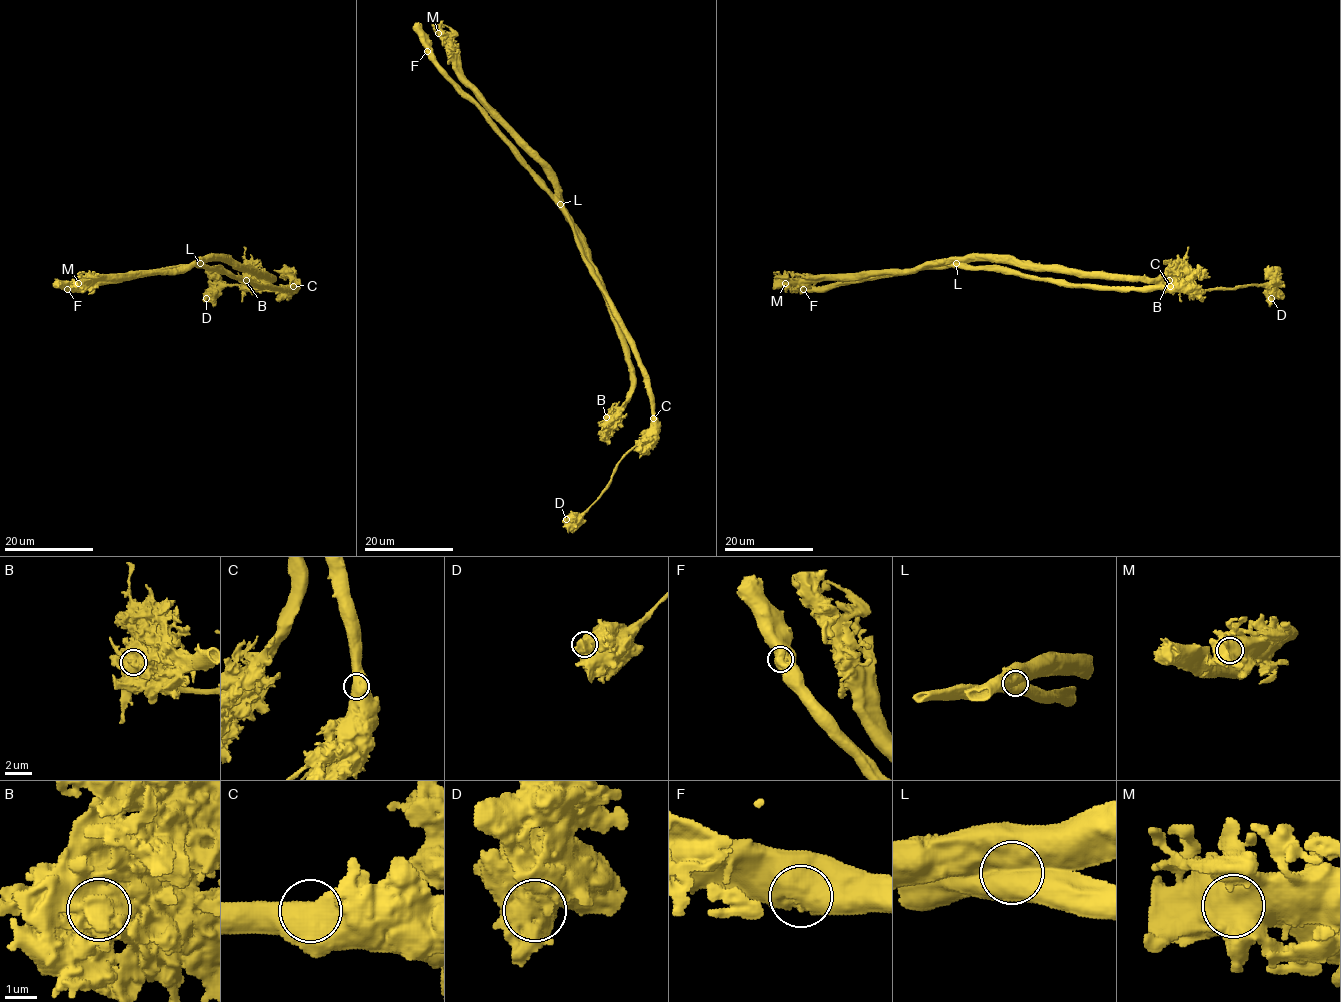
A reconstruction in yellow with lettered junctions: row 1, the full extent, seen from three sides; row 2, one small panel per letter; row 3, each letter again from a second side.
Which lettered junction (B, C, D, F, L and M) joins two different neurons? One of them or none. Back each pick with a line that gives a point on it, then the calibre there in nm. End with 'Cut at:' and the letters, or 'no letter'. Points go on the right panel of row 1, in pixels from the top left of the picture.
L: place (956, 263); calibre 1100 nm
Cut at: L

